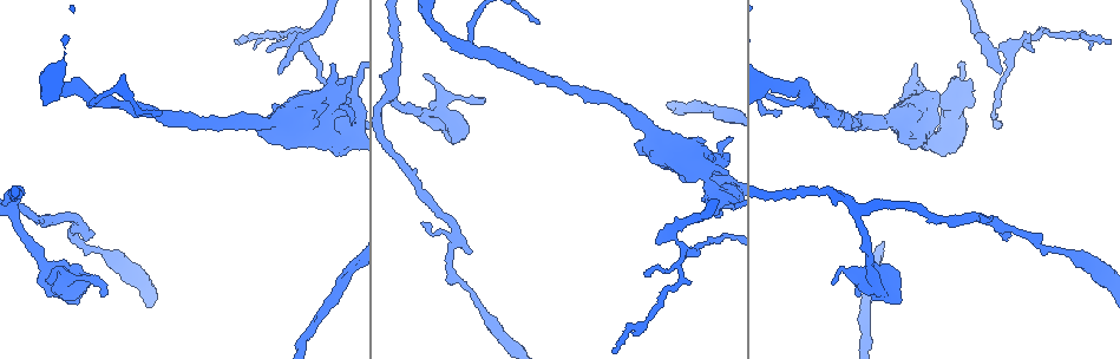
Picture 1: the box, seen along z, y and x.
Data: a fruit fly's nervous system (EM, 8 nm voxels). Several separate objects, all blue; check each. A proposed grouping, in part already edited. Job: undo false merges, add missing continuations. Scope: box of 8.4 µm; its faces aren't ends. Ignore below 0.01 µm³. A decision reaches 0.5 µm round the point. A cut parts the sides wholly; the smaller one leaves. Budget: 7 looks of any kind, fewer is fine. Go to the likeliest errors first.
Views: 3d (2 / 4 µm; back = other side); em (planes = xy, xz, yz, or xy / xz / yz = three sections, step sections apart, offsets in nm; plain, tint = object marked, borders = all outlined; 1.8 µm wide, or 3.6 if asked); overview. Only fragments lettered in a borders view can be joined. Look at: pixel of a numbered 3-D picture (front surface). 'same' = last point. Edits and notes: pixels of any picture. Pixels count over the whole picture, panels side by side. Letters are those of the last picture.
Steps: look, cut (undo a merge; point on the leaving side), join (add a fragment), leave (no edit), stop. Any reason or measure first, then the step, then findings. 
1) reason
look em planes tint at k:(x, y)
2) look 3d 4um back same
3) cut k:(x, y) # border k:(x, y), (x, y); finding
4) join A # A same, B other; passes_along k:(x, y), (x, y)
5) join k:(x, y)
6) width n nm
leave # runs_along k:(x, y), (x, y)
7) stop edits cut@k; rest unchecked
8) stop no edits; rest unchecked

tapers out
look 3d 2um at 1:(1000, 73)

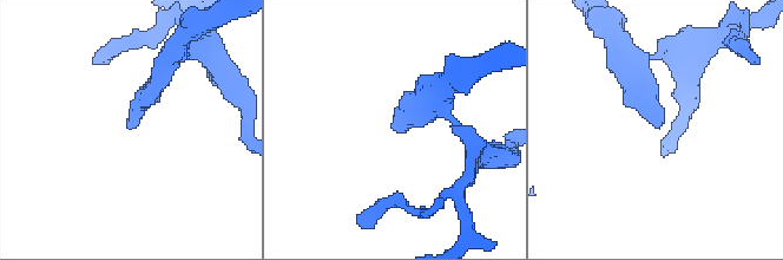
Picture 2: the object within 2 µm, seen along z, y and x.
look em xz step 4 borders at 2:(129, 127)

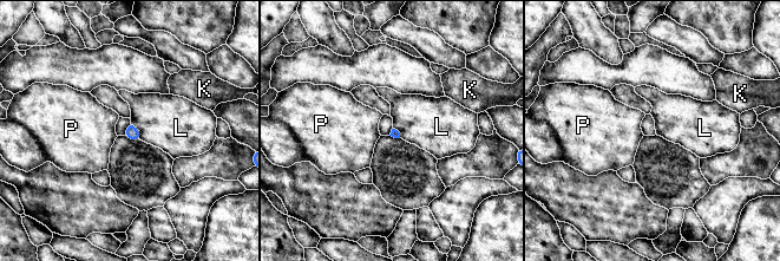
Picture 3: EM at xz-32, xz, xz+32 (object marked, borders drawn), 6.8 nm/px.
leave # K other, L other, P other; border 3:(131, 121), (139, 131), (141, 139); no lettered fragment goes on from it

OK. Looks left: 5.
branch stops here
look 3d 2um at 1:(981, 219)

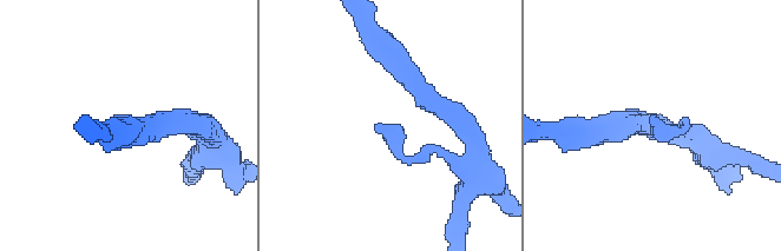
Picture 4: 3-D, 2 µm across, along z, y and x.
look em planes borders at 4:(389, 125)

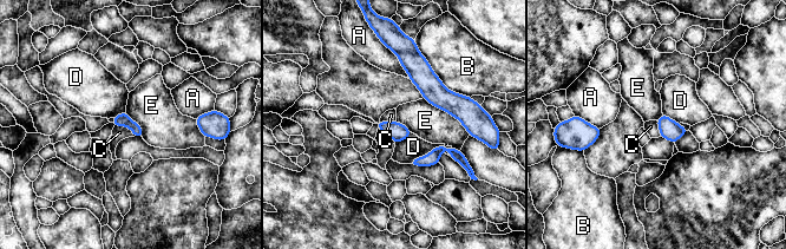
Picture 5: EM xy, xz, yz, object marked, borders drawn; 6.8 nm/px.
leave # A other, B other, C other, D other, E other; border 5:(115, 125), (126, 126), (133, 136); none of them fits

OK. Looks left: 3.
abrupt turn
look em planes borders at 1:(717, 180)

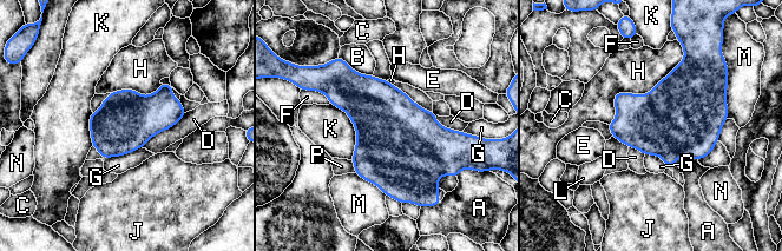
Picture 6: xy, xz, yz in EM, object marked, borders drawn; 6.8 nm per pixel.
longest_contact H 750 nm
leave # A other, B other, C other, D other, E other, F other, G other, H other, J other, K other, L other, M other, N other, P other; border 6:(186, 112), (143, 147); one neuron here

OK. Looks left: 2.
stop no edits; rest unchecked

